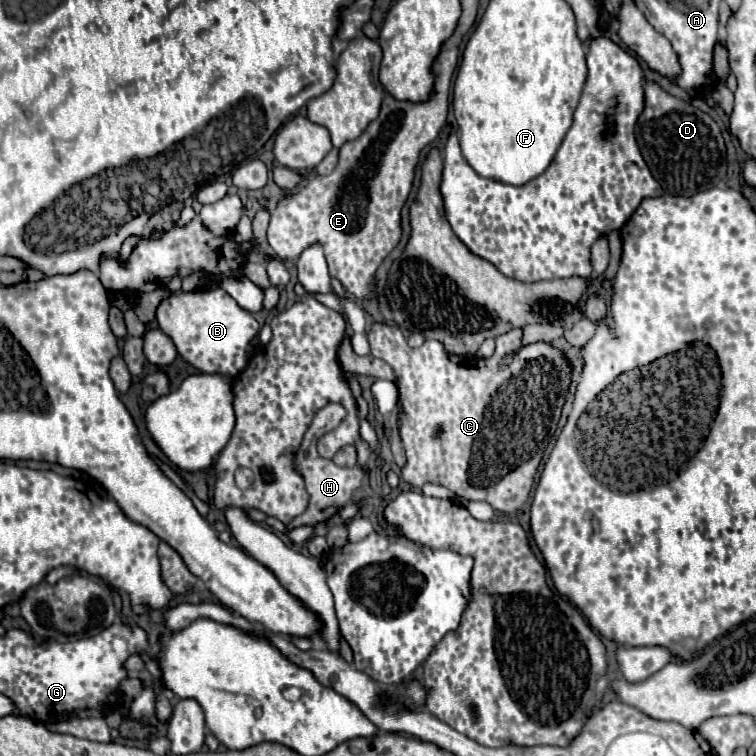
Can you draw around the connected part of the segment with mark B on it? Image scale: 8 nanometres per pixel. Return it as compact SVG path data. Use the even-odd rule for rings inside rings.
M215 282L215 286L211 286L207 290L191 290L191 292L175 290L175 292L171 292L169 298L163 298L159 302L155 316L157 316L159 328L173 340L173 344L177 346L177 352L189 364L193 364L201 372L225 374L231 378L235 378L243 370L243 366L247 364L247 350L259 332L257 320L247 310L243 310L223 288L219 288L217 282Z

